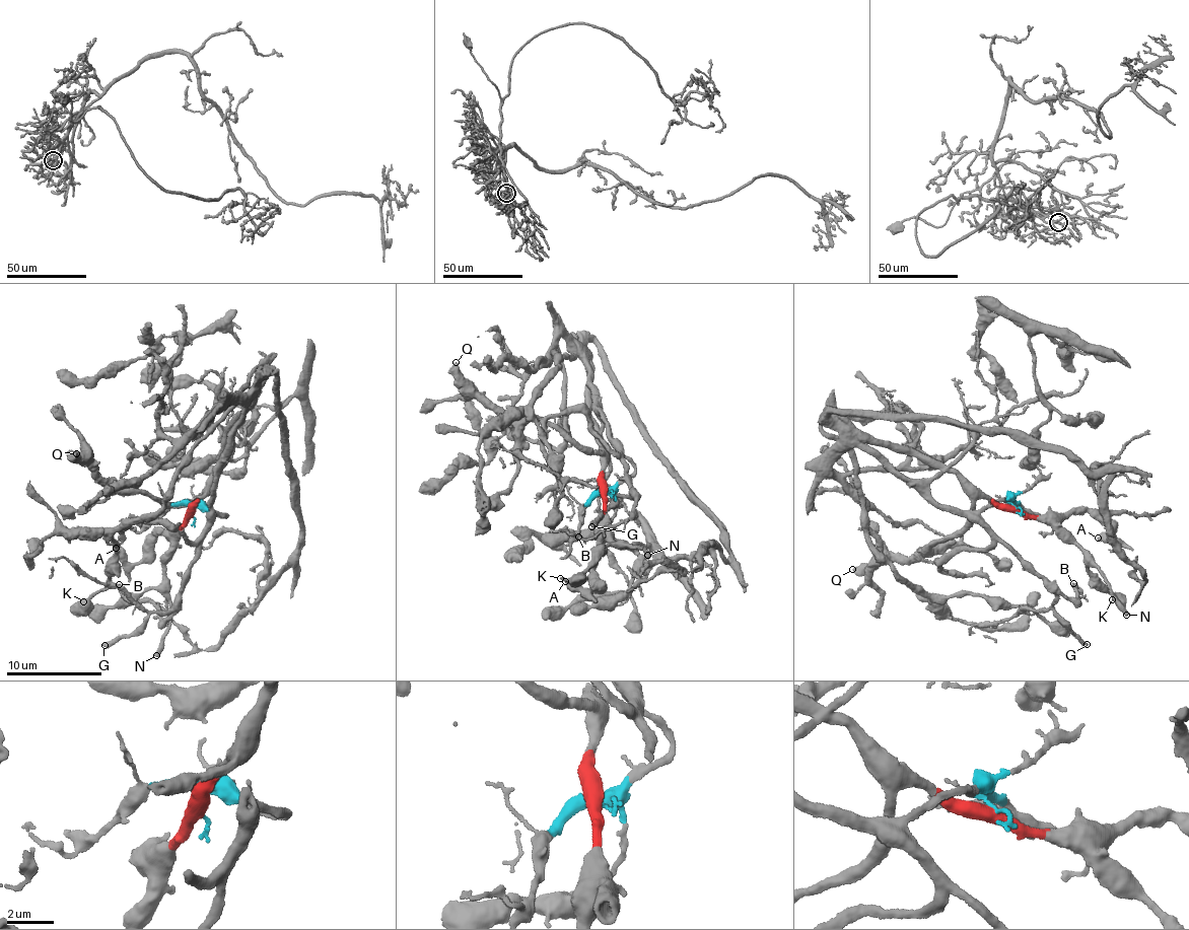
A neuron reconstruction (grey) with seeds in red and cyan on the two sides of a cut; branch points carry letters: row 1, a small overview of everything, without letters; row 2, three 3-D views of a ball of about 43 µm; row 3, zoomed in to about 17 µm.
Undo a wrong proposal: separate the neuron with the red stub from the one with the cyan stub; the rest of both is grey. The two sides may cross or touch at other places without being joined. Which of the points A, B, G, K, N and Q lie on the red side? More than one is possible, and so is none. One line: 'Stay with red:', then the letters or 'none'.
Stay with red: A, K, N, Q

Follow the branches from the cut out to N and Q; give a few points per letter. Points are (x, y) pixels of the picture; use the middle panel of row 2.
N: (605, 494), (604, 515), (611, 538), (618, 543), (622, 540), (647, 547), (648, 554)
Q: (605, 494), (603, 455), (540, 421), (501, 413), (476, 390), (456, 361)

